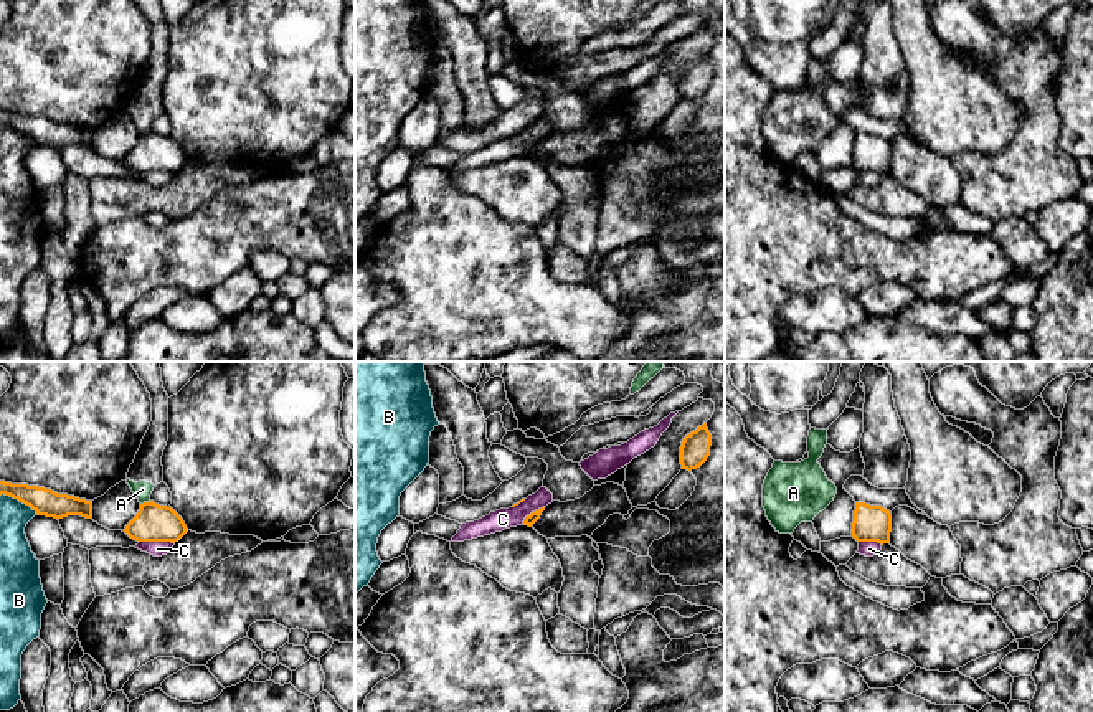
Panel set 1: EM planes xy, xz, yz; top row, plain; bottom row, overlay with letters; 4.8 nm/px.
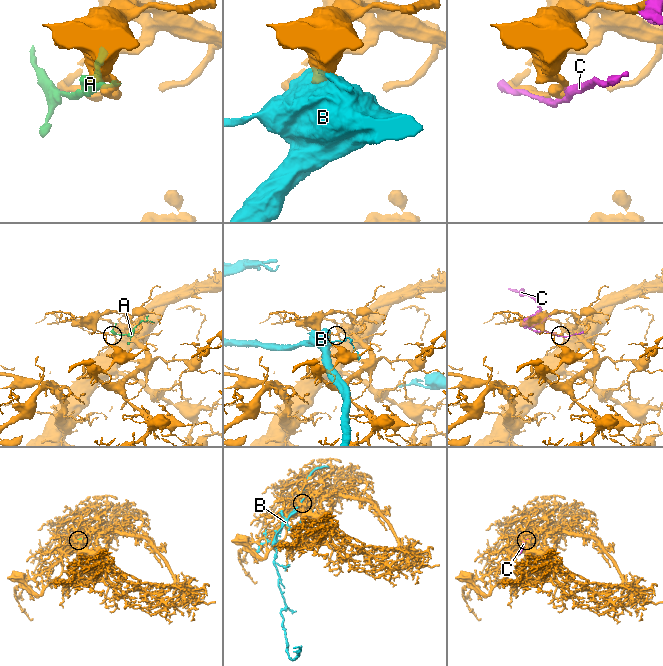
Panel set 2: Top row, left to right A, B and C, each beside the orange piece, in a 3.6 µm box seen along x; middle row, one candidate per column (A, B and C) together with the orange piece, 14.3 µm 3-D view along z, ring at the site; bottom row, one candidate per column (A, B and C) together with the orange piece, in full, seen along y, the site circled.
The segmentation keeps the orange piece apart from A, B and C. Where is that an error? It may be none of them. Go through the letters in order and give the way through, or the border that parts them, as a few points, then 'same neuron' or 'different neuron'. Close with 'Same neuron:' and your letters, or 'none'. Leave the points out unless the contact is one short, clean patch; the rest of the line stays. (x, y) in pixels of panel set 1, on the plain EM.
A: border along xy (151, 131), (141, 134); different neuron
B: different neuron
C: different neuron
Same neuron: none

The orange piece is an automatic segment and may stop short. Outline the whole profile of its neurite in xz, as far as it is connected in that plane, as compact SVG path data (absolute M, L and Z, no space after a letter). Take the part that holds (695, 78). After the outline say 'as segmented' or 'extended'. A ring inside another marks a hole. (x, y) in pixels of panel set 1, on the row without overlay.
M707 53L687 64L680 76L682 99L692 101L700 97L710 86L712 64Z; as segmented

